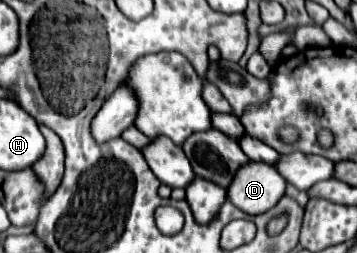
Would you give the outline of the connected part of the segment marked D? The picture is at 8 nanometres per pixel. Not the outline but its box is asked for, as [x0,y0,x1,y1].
[226,162,286,214]

